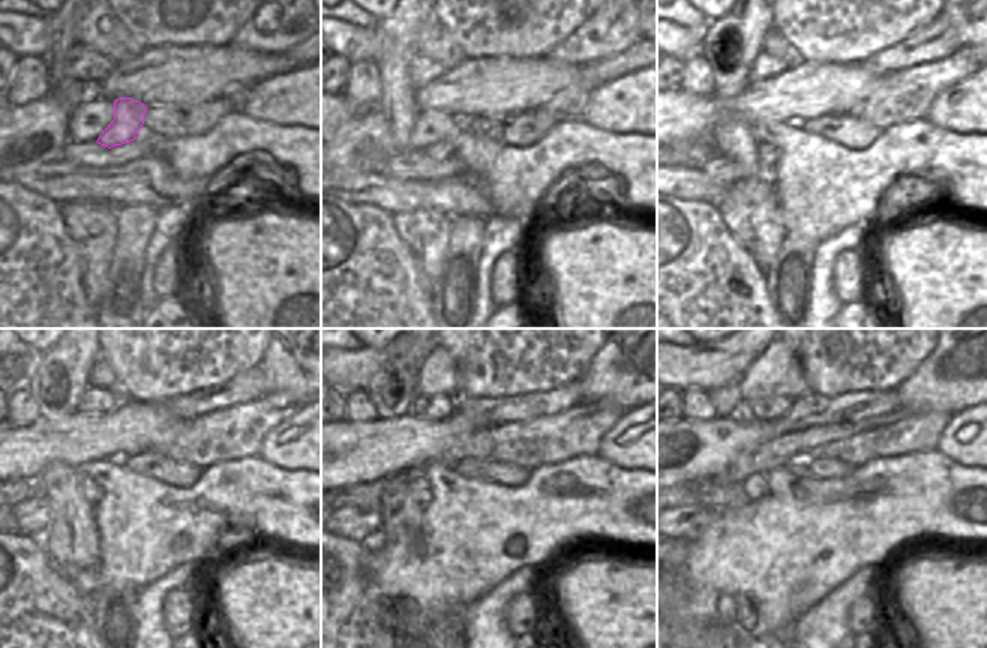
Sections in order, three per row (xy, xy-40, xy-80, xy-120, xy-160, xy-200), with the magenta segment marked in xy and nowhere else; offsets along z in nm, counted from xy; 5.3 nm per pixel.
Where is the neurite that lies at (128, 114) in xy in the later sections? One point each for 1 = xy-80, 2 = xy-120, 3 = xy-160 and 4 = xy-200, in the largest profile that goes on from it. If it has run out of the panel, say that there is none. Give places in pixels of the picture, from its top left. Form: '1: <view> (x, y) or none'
1: xy-80 (768, 155)
2: xy-120 (92, 492)
3: xy-160 (420, 486)
4: xy-200 (755, 486)

